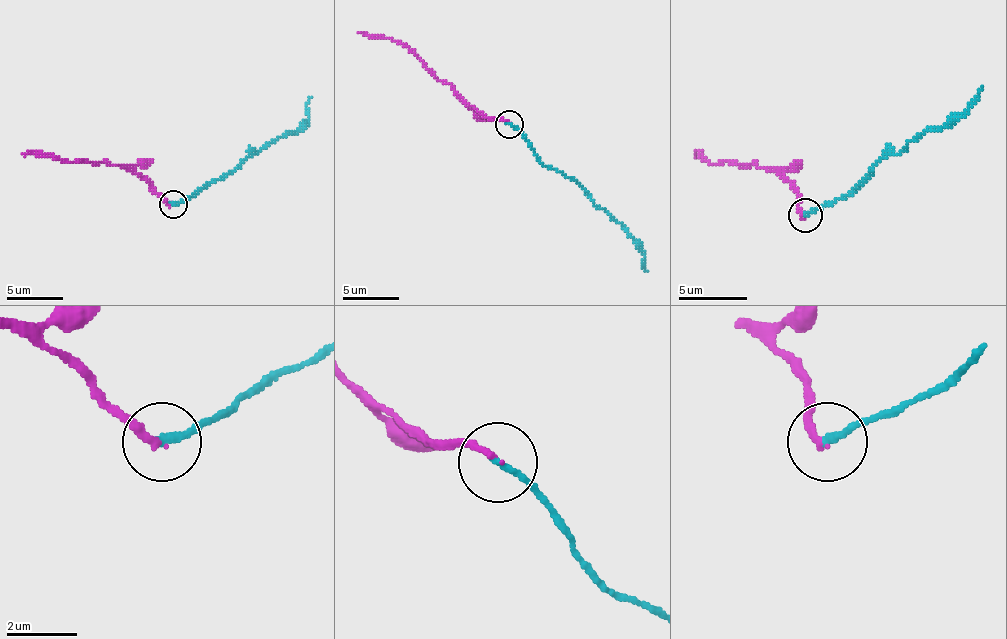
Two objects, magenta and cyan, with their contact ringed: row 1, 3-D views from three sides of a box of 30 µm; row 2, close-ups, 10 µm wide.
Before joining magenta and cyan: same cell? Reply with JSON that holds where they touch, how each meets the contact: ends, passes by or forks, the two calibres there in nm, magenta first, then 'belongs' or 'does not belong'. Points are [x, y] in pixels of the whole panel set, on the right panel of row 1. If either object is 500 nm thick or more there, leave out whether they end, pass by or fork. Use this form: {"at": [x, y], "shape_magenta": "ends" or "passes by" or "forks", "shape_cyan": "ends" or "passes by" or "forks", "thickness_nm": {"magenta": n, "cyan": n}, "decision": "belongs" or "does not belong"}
{"at": [805, 215], "shape_magenta": "ends", "shape_cyan": "ends", "thickness_nm": {"magenta": 200, "cyan": 190}, "decision": "does not belong"}

